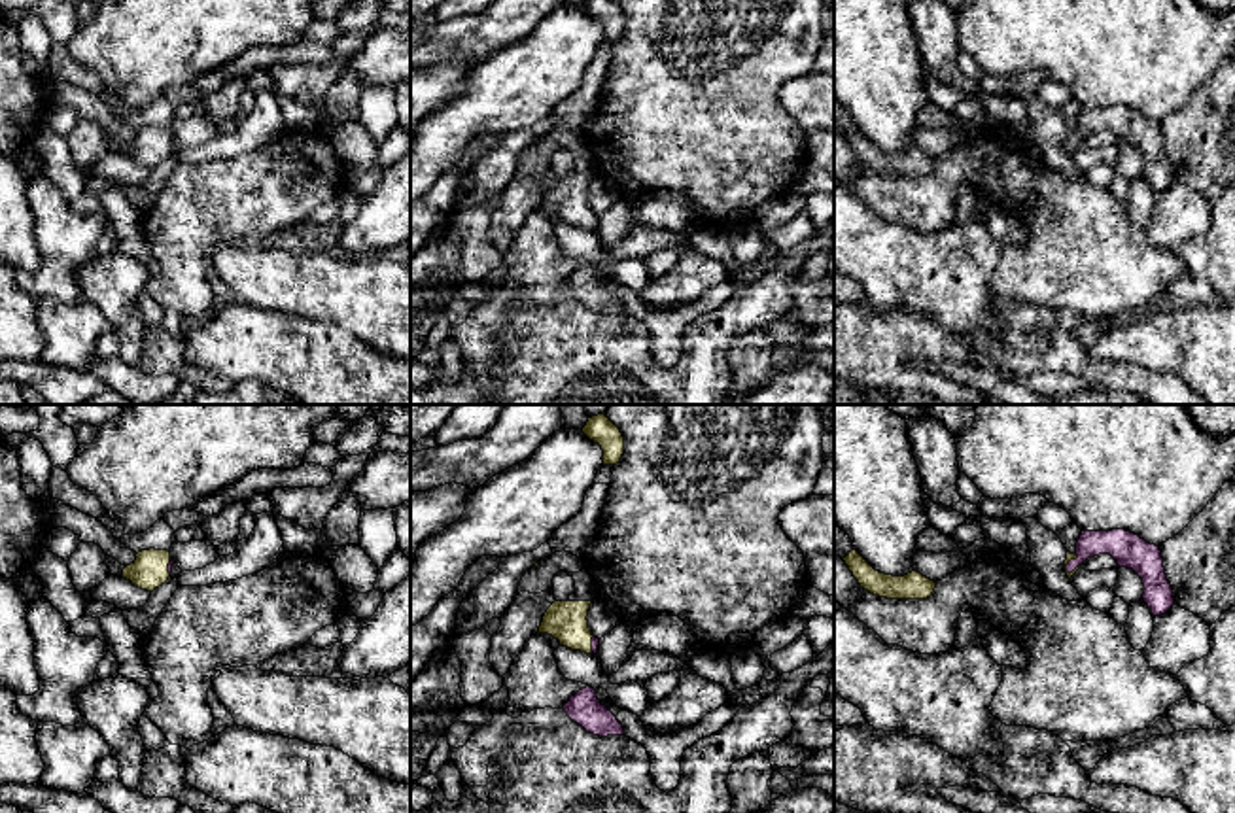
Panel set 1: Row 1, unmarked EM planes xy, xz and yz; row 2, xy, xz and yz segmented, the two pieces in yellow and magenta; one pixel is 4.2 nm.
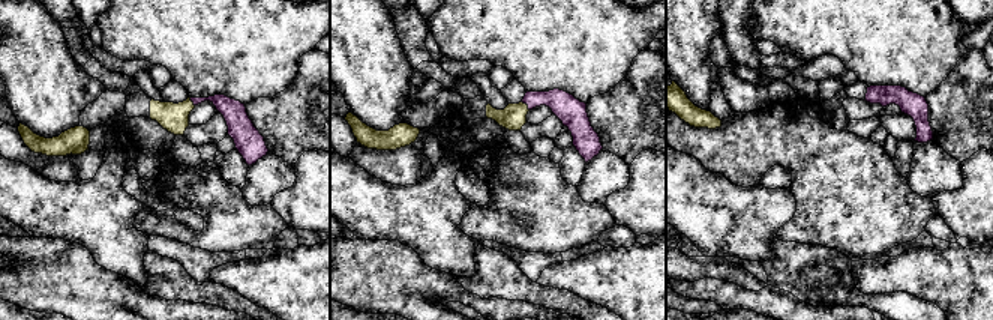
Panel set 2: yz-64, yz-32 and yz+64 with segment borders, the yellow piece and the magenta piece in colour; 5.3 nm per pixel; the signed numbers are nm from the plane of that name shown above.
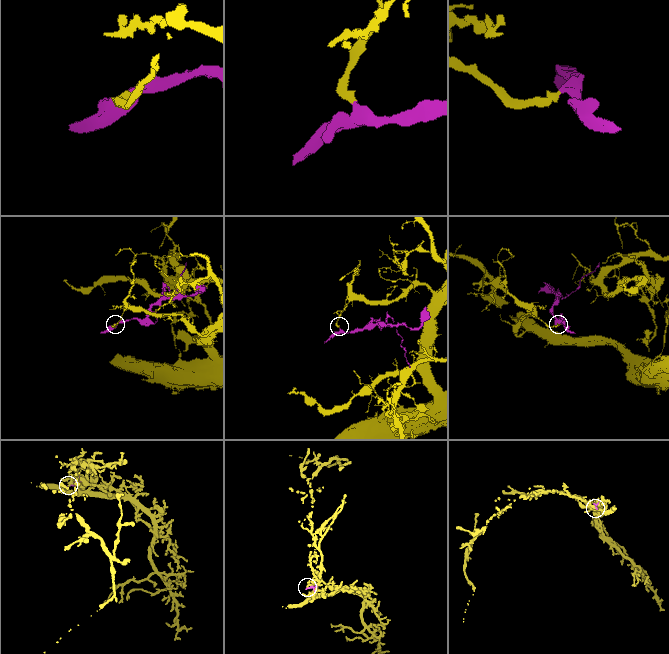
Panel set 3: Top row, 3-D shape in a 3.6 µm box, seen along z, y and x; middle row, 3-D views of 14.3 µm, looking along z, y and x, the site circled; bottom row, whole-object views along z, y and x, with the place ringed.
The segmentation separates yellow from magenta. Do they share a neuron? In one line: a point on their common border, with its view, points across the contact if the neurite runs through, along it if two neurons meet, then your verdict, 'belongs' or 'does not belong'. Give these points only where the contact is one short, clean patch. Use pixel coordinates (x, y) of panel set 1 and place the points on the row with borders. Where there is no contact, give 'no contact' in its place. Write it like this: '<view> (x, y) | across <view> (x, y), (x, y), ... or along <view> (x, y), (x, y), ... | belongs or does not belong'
yz (1067, 562) | across yz (1069, 556), (1067, 562), (1090, 545), (1124, 547) | belongs

